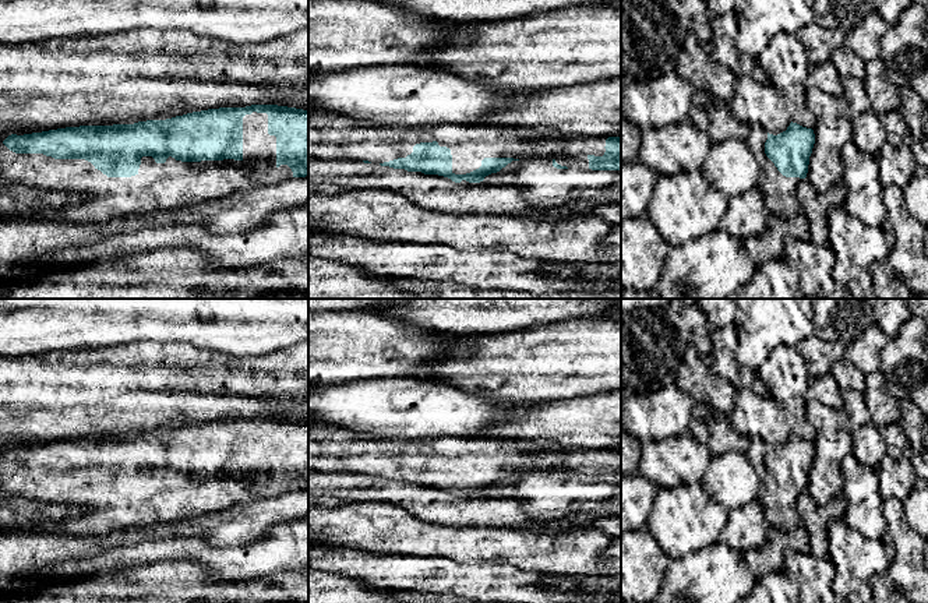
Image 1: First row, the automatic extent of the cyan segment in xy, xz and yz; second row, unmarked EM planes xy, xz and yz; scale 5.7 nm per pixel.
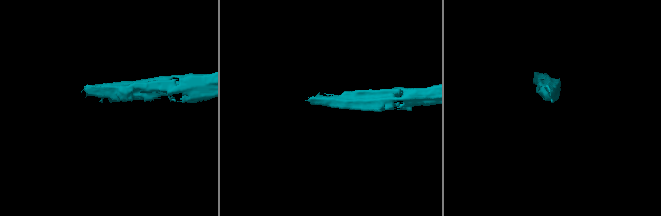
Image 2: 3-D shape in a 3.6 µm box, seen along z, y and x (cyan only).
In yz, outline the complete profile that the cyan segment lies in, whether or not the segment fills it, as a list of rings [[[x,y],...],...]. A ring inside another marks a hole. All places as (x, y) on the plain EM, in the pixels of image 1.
[[[791,434],[787,442],[777,448],[758,441],[751,445],[747,455],[758,469],[758,500],[766,525],[779,529],[783,535],[801,526],[797,500],[808,486],[815,456],[814,442]]]

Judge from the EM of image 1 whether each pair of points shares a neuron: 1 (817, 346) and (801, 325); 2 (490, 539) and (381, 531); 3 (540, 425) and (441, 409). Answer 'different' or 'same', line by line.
1: different
2: same
3: different

